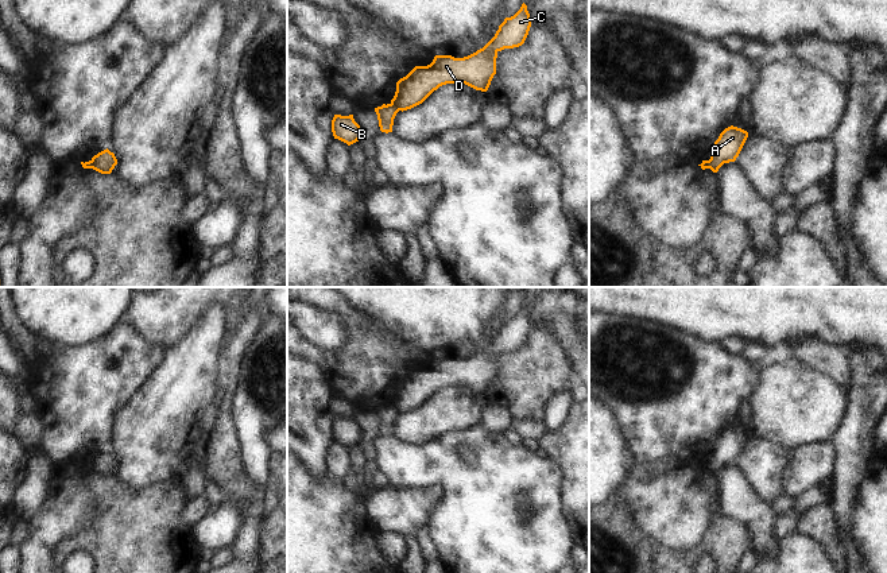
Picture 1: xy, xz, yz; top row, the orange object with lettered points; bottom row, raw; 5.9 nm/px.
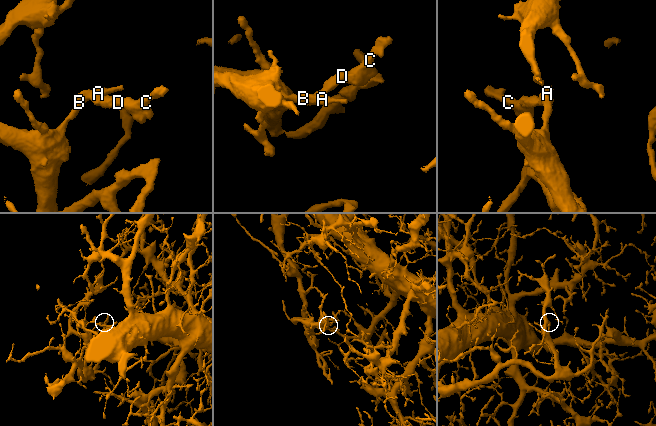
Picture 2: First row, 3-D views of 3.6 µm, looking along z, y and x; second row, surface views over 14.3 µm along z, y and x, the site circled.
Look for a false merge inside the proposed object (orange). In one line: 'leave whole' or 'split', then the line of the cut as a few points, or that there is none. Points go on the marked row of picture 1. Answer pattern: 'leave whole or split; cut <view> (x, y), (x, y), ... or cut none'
split; cut xz (391, 103), (398, 111)

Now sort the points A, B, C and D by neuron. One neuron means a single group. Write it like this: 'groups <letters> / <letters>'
groups A B / C D

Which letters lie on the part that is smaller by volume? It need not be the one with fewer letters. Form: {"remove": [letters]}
{"remove": ["C", "D"]}

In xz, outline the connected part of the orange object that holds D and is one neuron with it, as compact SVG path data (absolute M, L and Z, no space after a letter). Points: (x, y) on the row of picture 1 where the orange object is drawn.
M527 5L511 18L506 18L495 36L476 53L454 58L435 55L427 66L415 66L396 82L391 104L398 111L407 111L422 104L434 90L446 84L465 84L476 90L487 92L496 74L497 53L519 47L524 43L531 27Z

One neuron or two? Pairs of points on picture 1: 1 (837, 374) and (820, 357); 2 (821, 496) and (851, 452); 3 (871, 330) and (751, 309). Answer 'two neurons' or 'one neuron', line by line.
1: one neuron
2: two neurons
3: one neuron

